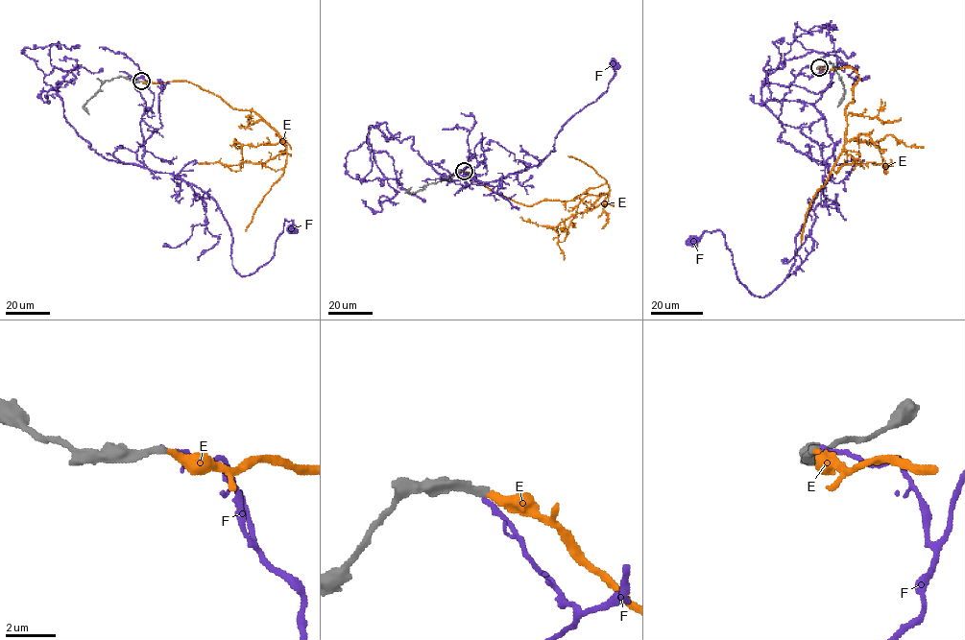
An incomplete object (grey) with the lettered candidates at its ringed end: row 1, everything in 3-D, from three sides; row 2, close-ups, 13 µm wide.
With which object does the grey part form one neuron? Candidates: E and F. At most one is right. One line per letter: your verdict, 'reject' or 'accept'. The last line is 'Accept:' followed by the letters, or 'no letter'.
E: accept
F: reject
Accept: E

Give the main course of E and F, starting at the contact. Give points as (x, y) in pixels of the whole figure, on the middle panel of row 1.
E: (464, 171), (527, 205), (607, 195), (596, 206), (572, 214), (562, 229), (520, 217)
F: (464, 171), (475, 174), (464, 169), (467, 184), (536, 165), (606, 91), (615, 64)

